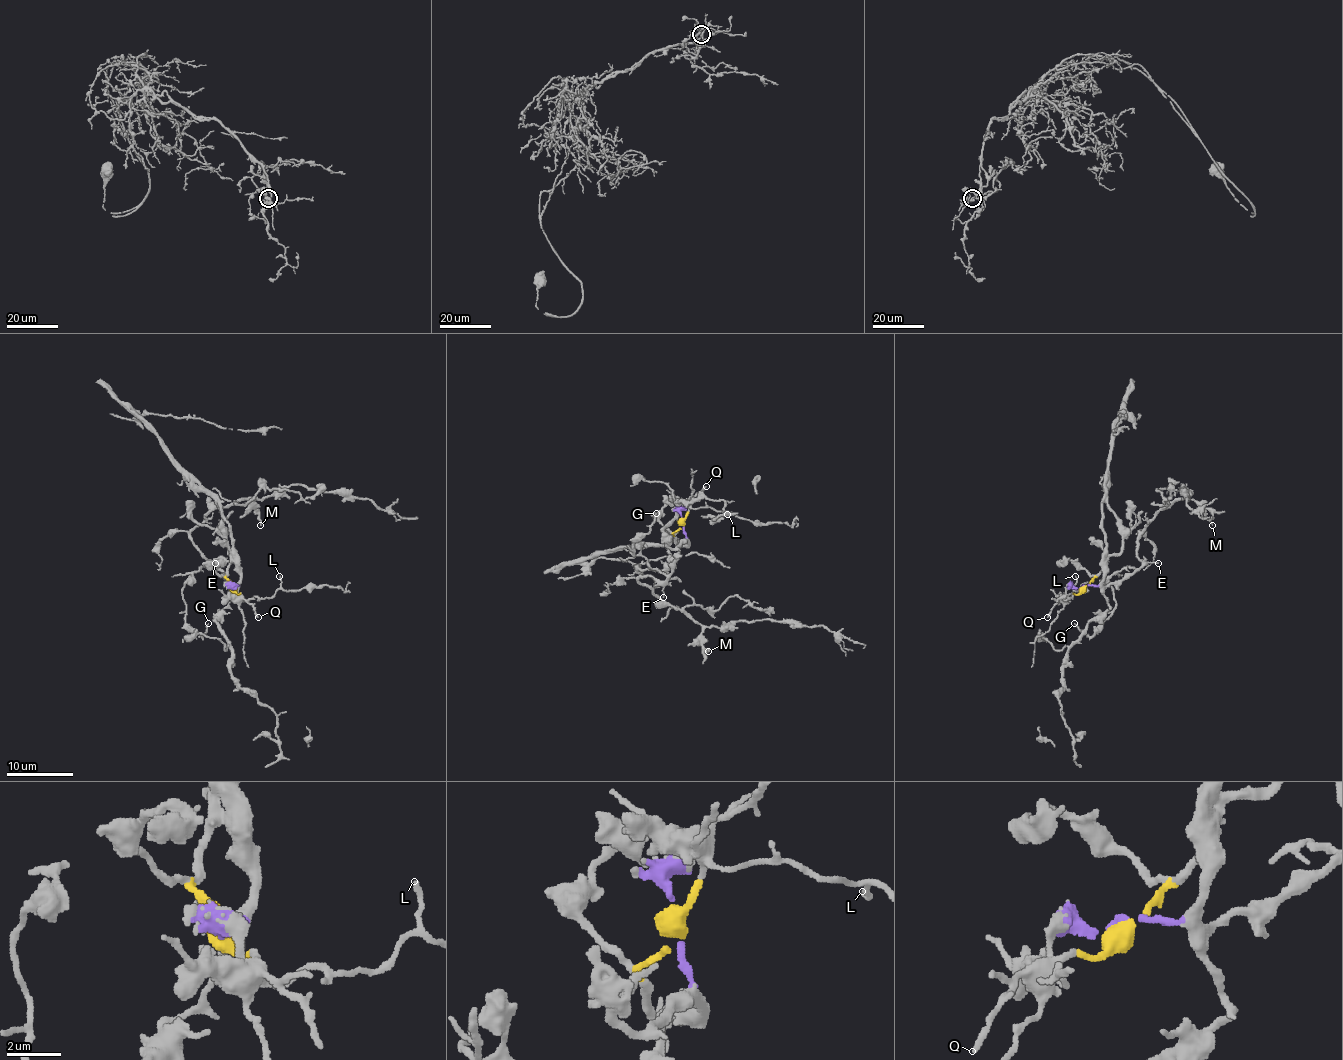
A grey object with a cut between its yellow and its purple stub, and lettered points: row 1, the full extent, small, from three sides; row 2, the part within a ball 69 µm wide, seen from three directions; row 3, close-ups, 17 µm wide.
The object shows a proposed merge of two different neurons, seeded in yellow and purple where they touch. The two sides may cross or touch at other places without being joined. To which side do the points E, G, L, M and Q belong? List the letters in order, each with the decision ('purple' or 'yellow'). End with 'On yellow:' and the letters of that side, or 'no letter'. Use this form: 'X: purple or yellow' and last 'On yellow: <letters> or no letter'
E: purple
G: purple
L: yellow
M: purple
Q: yellow
On yellow: L, Q

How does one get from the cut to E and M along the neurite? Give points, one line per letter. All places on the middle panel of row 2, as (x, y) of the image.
E: (680, 522), (685, 539), (679, 545), (672, 573), (662, 587), (662, 597)
M: (680, 522), (685, 539), (674, 570), (664, 580), (652, 575), (639, 580), (702, 627), (702, 645), (709, 652)

